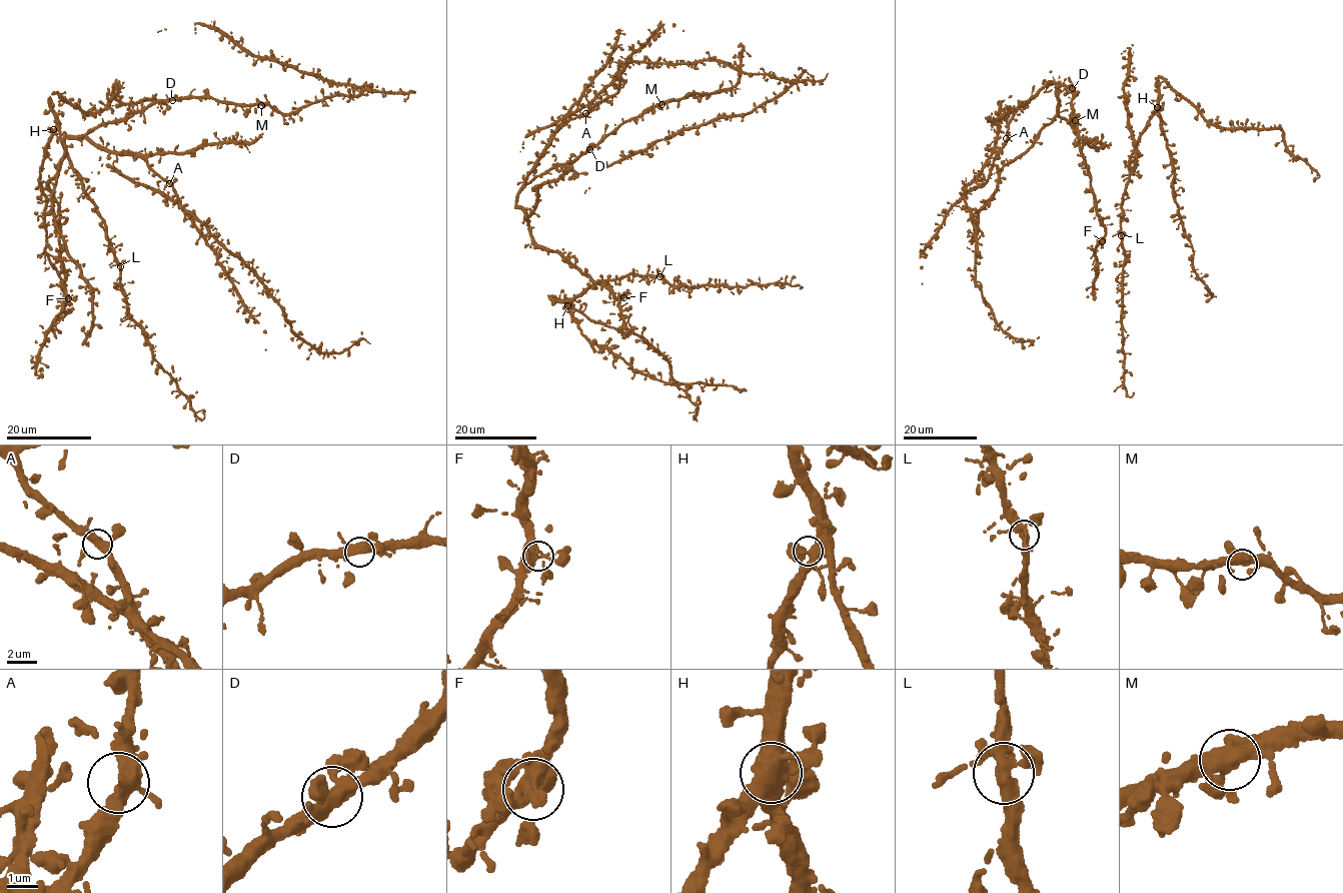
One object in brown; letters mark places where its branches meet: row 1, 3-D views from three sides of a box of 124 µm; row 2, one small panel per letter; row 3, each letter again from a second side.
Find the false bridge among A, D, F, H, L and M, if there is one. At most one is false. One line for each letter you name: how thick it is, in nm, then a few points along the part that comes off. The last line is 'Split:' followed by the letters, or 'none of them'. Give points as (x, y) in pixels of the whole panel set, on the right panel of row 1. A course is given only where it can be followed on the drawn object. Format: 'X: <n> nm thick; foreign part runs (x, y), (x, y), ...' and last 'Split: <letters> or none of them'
Split: none of them

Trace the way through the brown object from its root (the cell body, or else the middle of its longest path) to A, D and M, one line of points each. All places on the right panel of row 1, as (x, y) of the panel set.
A: (1088, 167), (1079, 135), (1058, 113), (1055, 84), (1041, 87), (1016, 108), (1006, 138)
D: (1088, 167), (1079, 135), (1058, 113), (1056, 85), (1049, 83), (1072, 88)
M: (1088, 167), (1079, 135), (1058, 113), (1056, 85), (1049, 83), (1074, 87), (1071, 104), (1075, 120)

